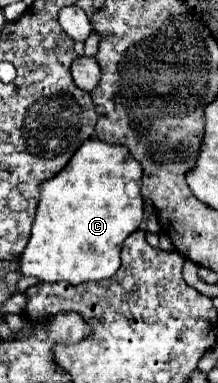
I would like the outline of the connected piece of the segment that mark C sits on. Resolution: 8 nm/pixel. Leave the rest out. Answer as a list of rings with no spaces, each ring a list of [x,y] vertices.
[[[90,138],[54,178],[40,184],[40,202],[28,246],[18,260],[18,272],[24,276],[34,276],[42,282],[64,280],[68,284],[110,278],[120,268],[120,250],[124,240],[138,230],[144,216],[140,185],[142,174],[142,166],[128,154],[124,146],[112,146]]]

